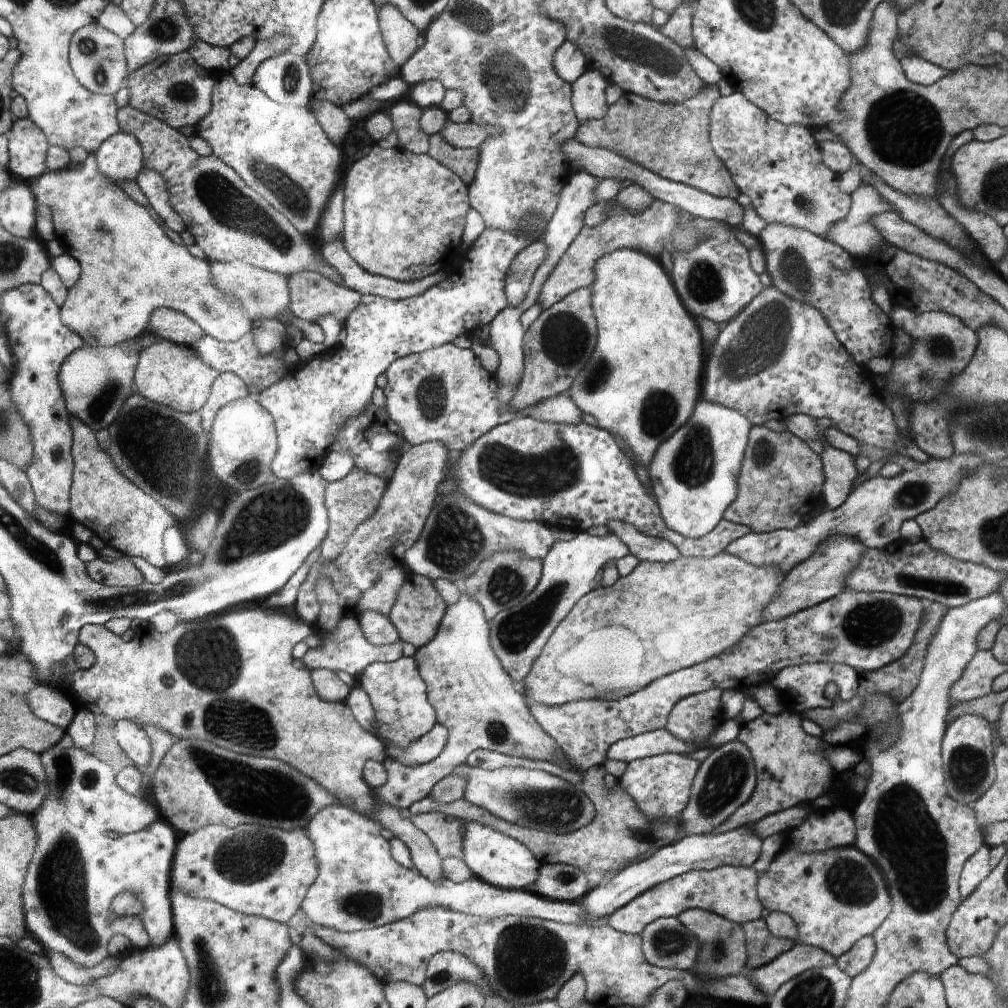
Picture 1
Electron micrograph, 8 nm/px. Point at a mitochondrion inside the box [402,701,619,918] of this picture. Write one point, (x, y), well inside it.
(554, 807)

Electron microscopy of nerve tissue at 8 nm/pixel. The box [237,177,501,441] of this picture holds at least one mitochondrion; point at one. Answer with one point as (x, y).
(432, 398)

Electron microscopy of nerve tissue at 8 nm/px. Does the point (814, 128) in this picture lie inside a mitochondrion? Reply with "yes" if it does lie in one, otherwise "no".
no

